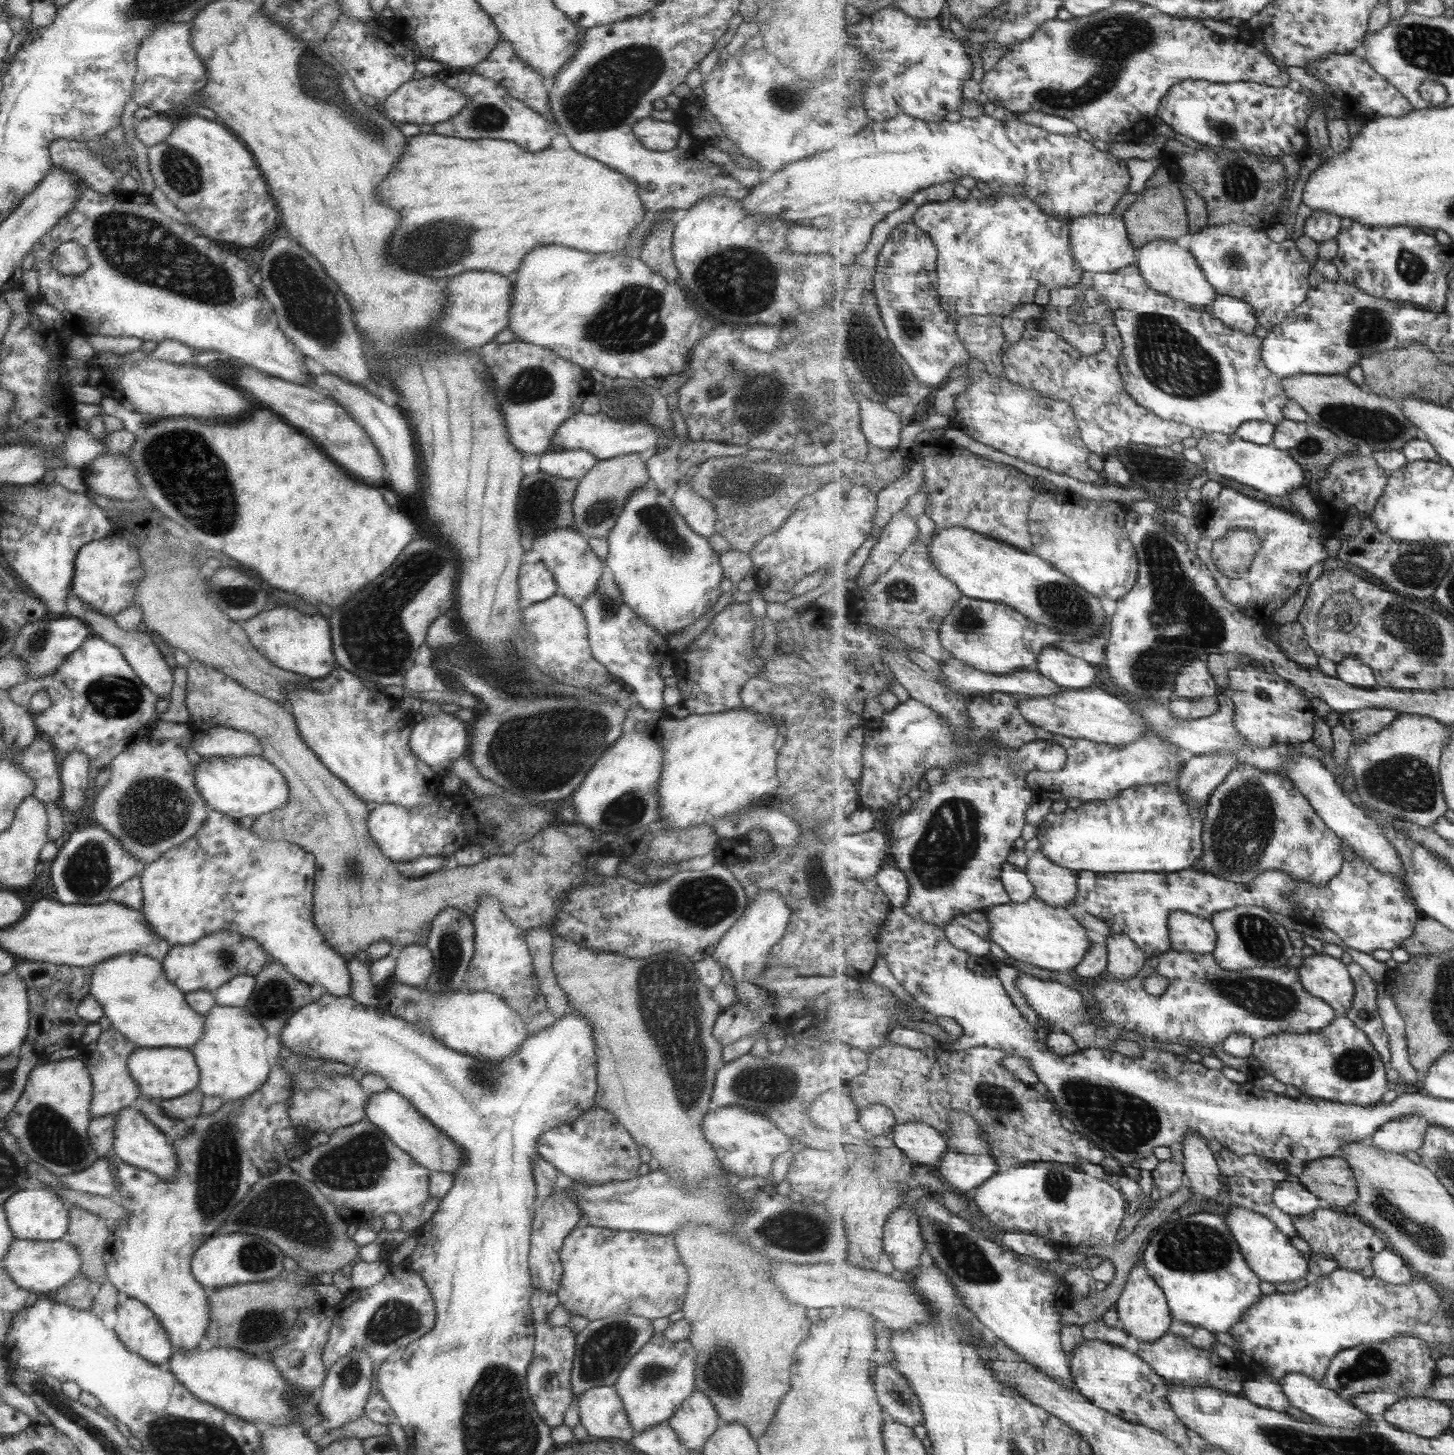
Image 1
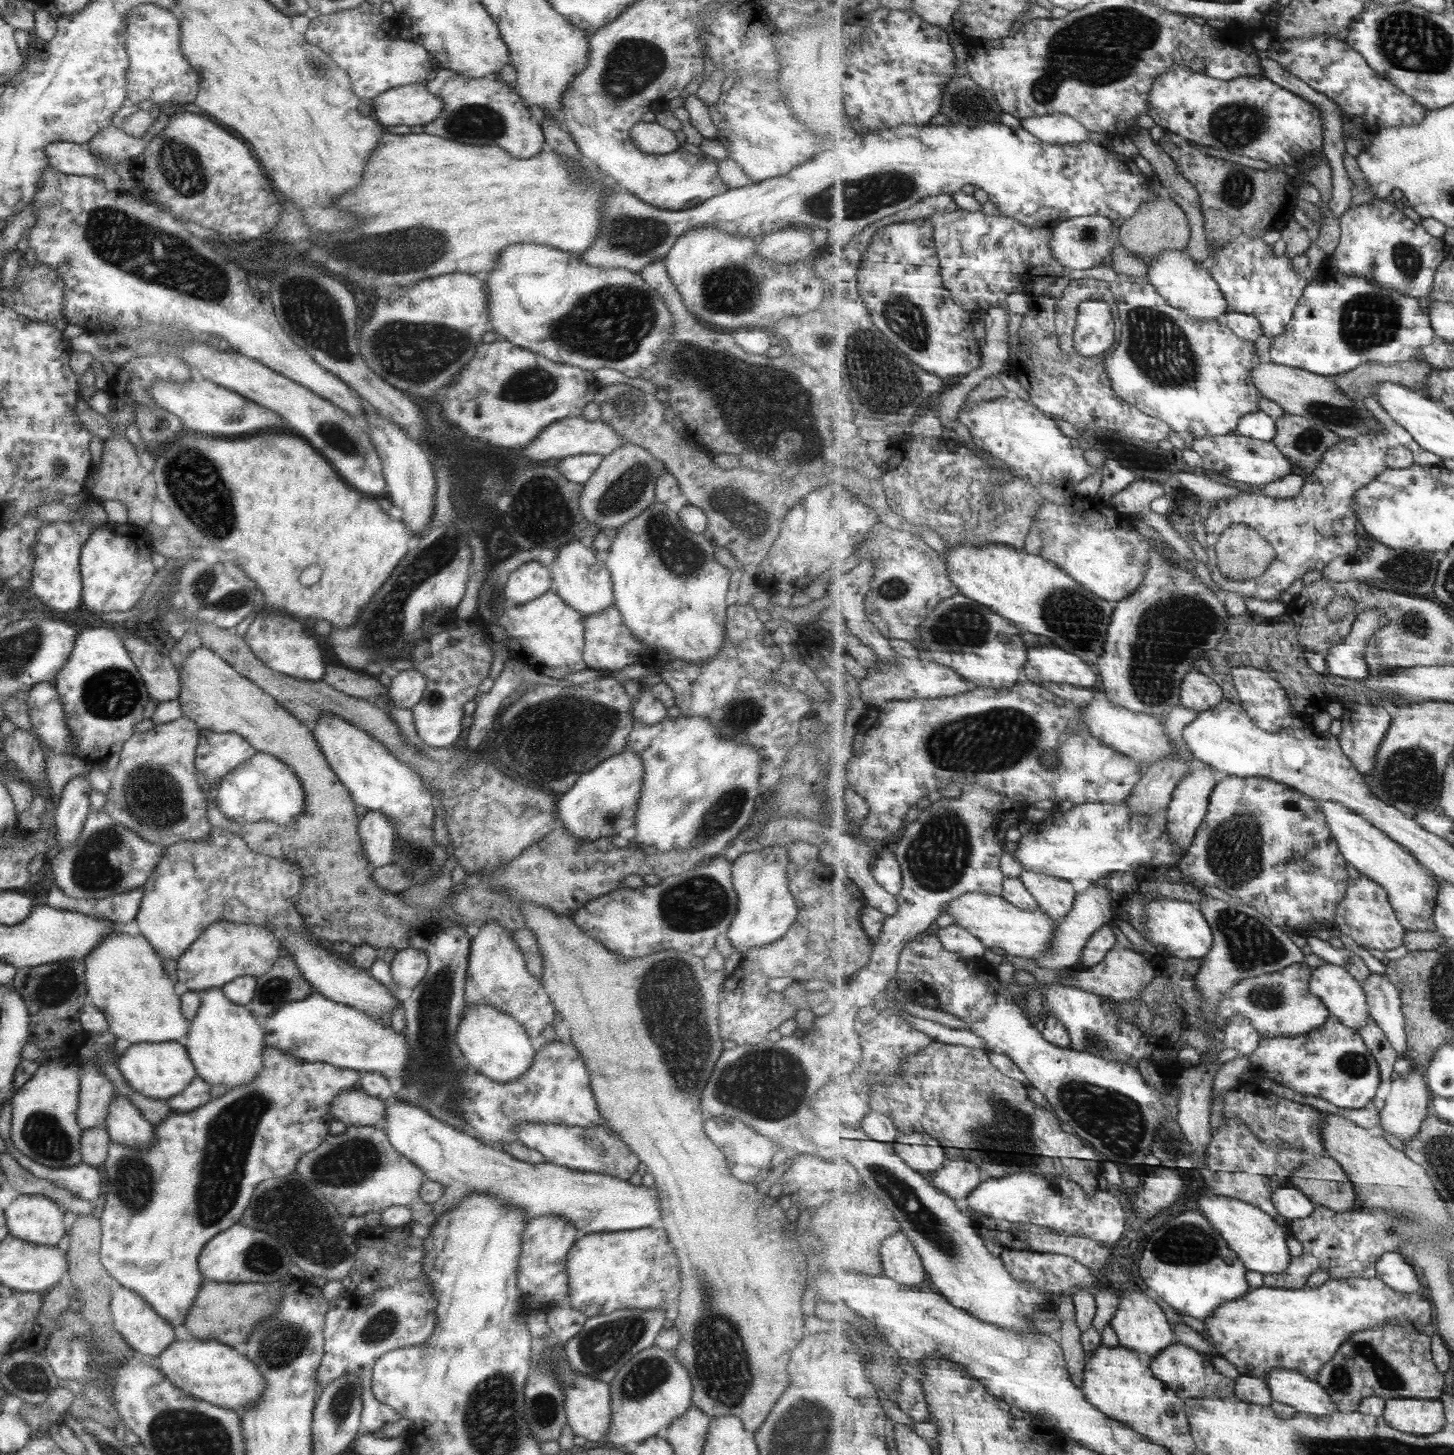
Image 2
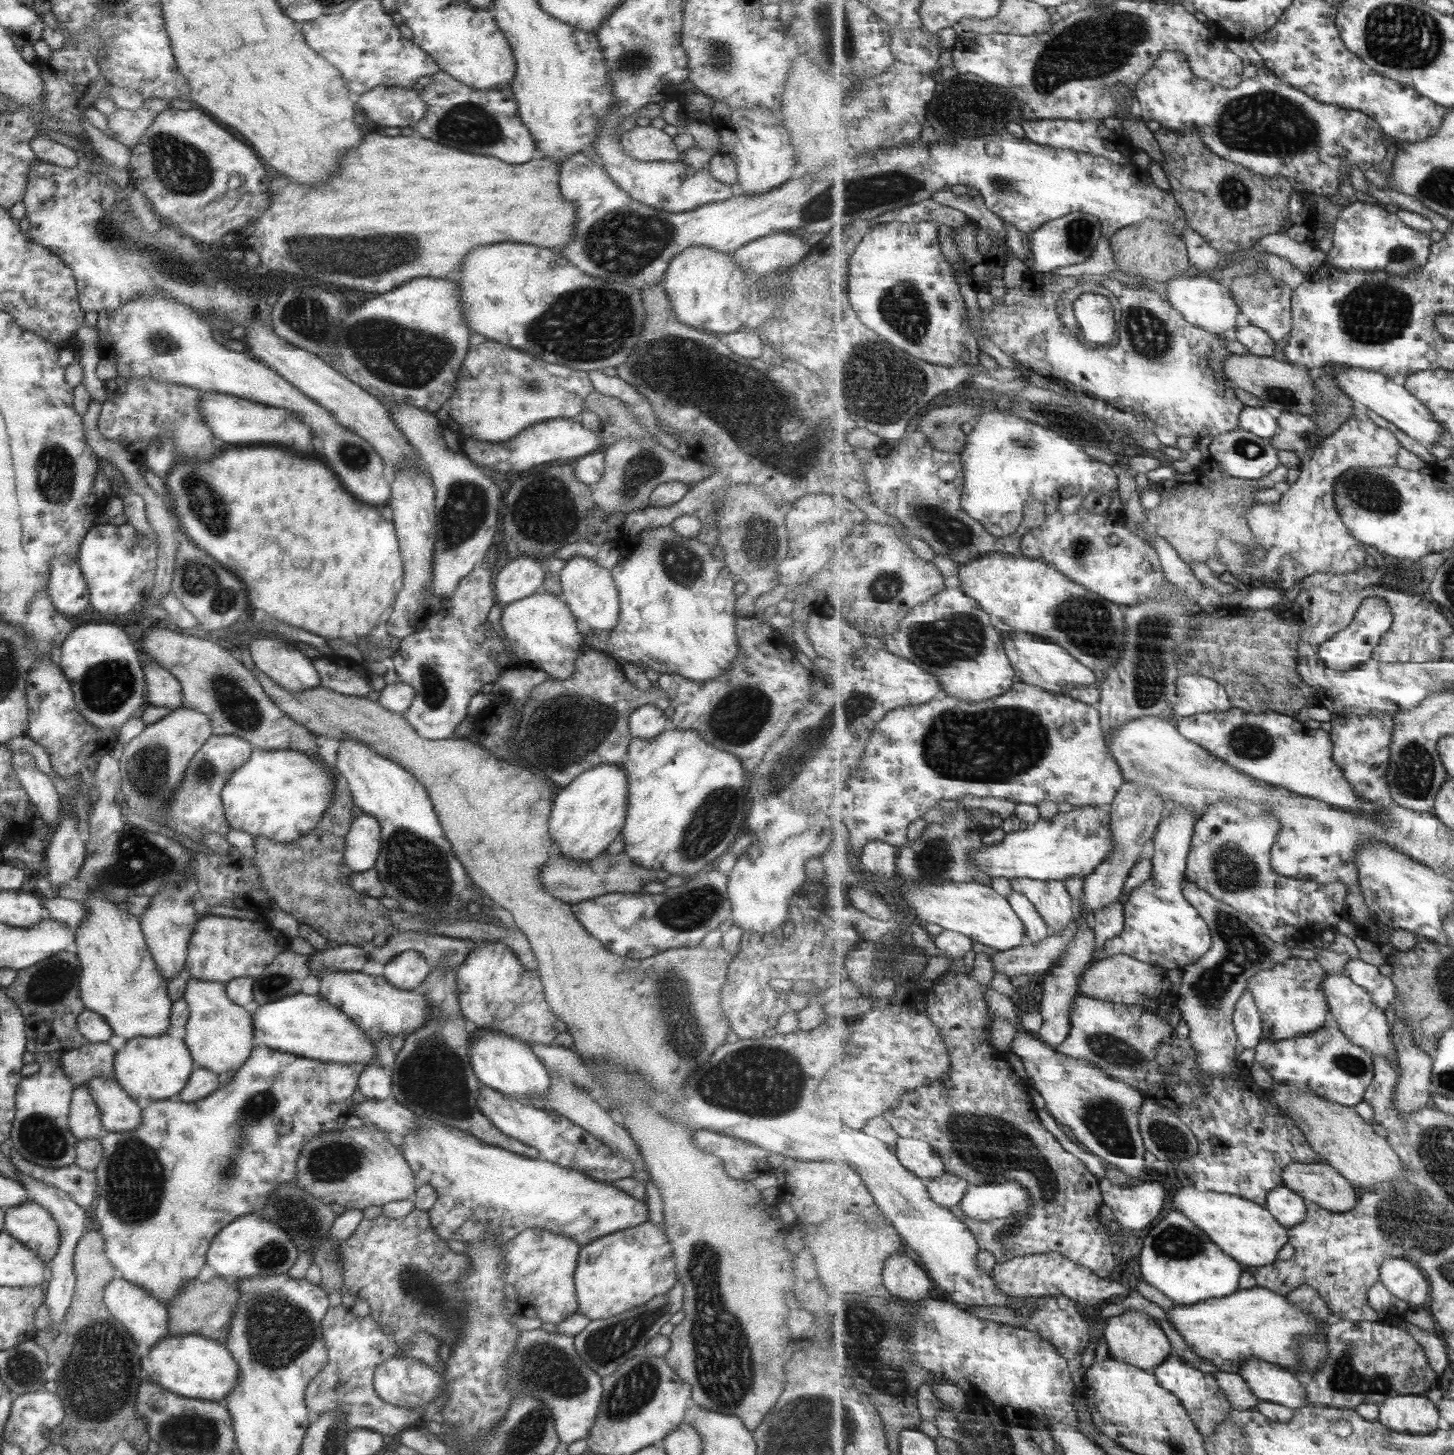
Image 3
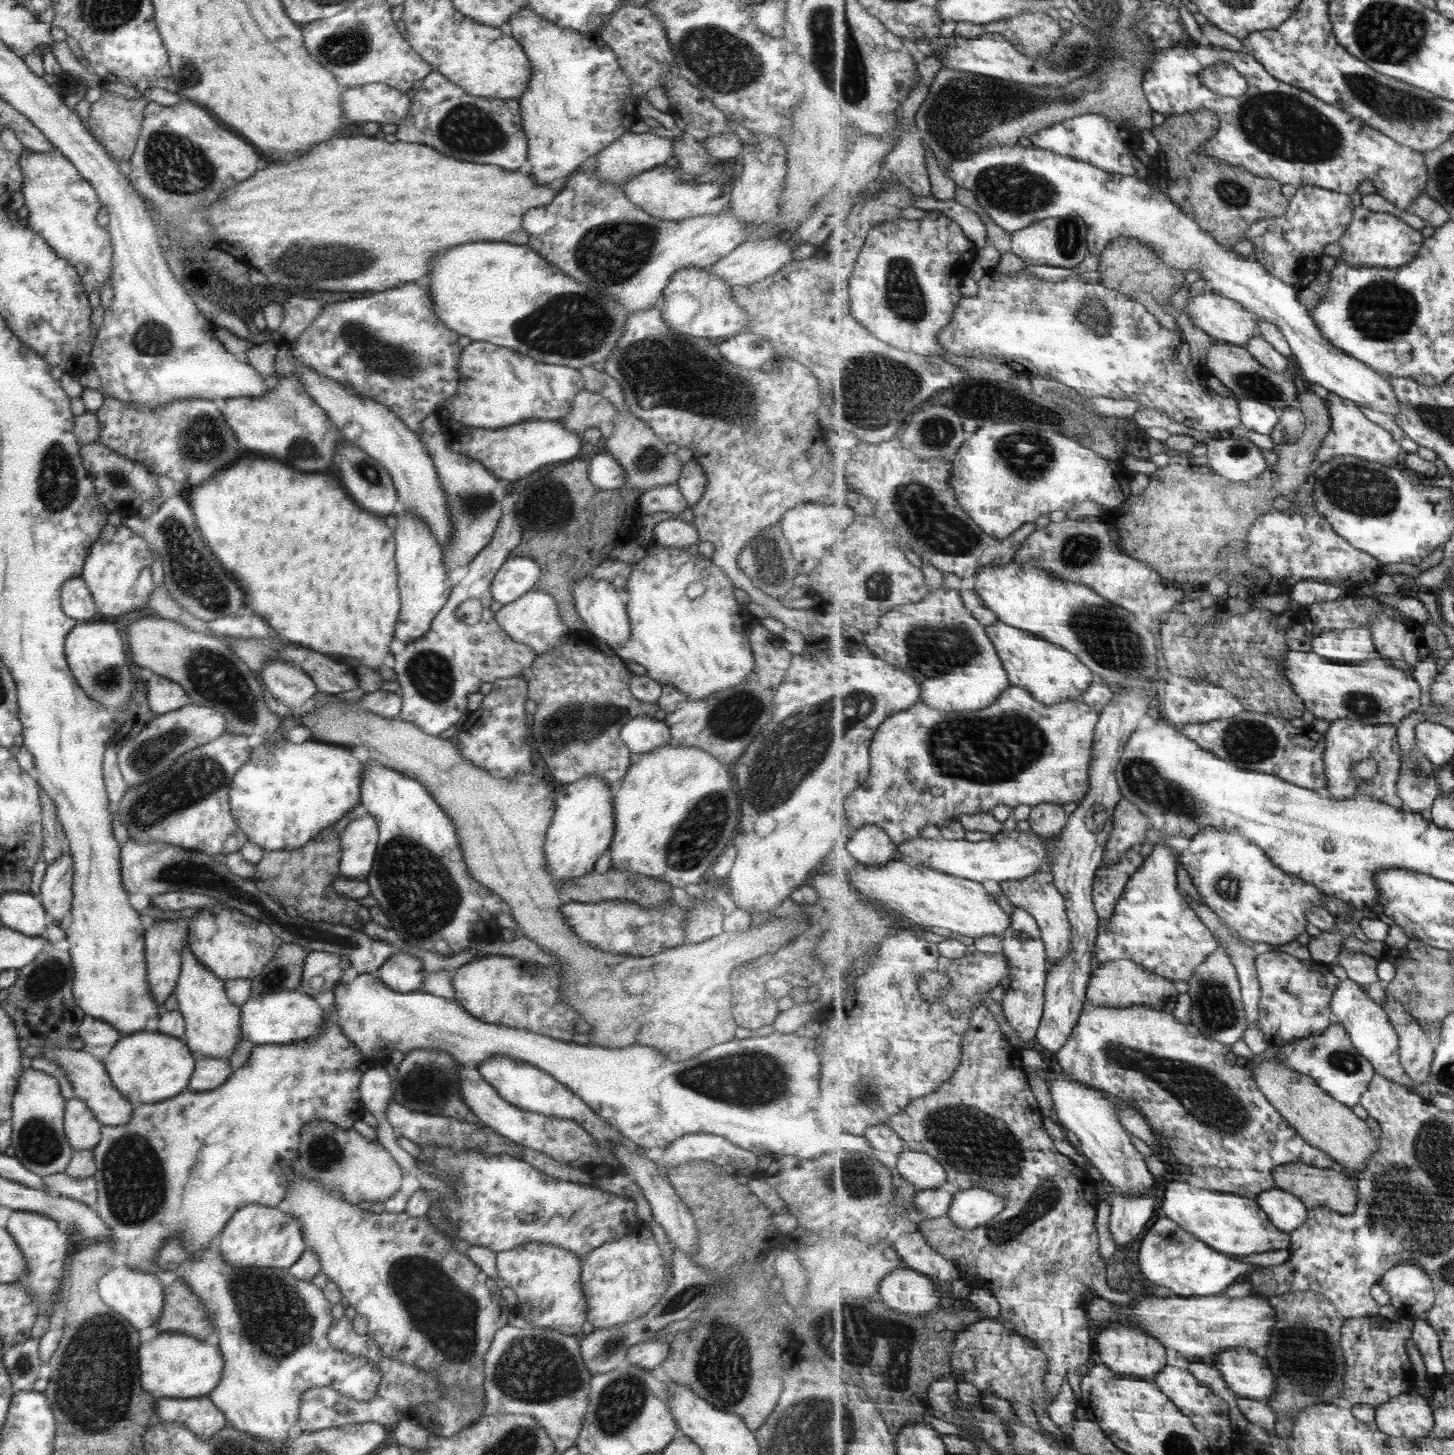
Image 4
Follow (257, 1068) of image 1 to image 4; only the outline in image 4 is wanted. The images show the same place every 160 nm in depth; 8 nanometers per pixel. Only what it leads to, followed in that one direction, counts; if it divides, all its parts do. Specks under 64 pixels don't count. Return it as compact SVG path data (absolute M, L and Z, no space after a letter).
M186 940L180 956L181 968L179 968L172 995L176 1000L177 1012L181 1013L184 1020L185 1044L194 1056L227 1059L233 1047L241 1040L241 1038L239 1039L239 1007L231 1004L226 997L224 981L213 976L211 972L207 972L193 958Z

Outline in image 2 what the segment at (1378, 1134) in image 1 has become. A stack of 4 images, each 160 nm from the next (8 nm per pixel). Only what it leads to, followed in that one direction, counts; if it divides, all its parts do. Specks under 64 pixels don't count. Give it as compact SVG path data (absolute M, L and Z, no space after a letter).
M1411 1066L1410 1070L1407 1071L1406 1073L1402 1073L1401 1075L1395 1076L1394 1079L1391 1081L1389 1095L1386 1097L1386 1105L1381 1110L1379 1110L1381 1128L1393 1134L1395 1137L1399 1138L1399 1140L1401 1140L1402 1142L1405 1142L1407 1139L1412 1139L1414 1136L1417 1136L1421 1130L1422 1124L1425 1122L1427 1114L1429 1114L1429 1102L1431 1102L1432 1099L1436 1099L1436 1098L1431 1098L1431 1097L1434 1097L1434 1096L1431 1096L1431 1094L1433 1093L1429 1088L1429 1085L1426 1079L1426 1074L1423 1074L1421 1070L1417 1070L1415 1066Z

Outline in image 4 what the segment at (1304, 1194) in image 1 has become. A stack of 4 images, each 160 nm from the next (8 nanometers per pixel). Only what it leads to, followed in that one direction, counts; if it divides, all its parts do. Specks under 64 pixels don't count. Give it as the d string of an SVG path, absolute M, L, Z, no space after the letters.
M1273 1187L1258 1196L1258 1203L1283 1232L1291 1233L1307 1222L1310 1208L1294 1193Z

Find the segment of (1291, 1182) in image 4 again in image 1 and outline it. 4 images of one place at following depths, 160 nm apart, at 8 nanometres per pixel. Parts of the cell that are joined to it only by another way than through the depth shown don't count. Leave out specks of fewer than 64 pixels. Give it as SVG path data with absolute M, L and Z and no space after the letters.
M1343 1156L1309 1162L1305 1172L1300 1174L1300 1179L1301 1184L1325 1199L1331 1207L1349 1209L1358 1199L1354 1169Z

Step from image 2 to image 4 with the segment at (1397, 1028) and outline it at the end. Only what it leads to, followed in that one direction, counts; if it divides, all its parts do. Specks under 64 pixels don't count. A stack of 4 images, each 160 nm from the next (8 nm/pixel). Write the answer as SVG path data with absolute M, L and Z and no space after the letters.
M1343 946L1340 950L1338 965L1343 967L1347 977L1359 984L1371 984L1371 982L1382 983L1377 976L1377 964L1379 960L1369 956L1369 954L1354 951Z

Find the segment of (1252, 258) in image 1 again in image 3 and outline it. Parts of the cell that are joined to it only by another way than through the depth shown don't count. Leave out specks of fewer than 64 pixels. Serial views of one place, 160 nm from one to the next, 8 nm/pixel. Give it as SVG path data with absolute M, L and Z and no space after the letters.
M1255 269L1249 275L1238 276L1229 279L1235 300L1238 301L1242 313L1245 314L1250 324L1262 328L1271 335L1273 340L1287 340L1292 331L1292 296L1294 290L1283 282L1273 278L1265 269Z

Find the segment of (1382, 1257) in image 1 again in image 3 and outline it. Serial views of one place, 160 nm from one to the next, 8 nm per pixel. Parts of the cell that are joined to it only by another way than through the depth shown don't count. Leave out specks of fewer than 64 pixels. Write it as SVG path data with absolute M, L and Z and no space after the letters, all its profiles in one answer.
M1391 1258L1382 1264L1382 1283L1390 1289L1395 1296L1406 1300L1411 1308L1421 1308L1429 1293L1431 1293L1430 1280L1409 1260Z

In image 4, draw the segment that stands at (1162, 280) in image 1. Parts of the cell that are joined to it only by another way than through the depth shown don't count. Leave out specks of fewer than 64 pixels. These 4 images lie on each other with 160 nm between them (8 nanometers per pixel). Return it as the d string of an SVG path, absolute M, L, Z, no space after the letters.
M1206 289L1203 295L1187 298L1186 314L1193 320L1195 326L1207 335L1236 346L1247 347L1255 336L1260 334L1258 316L1248 311L1243 304L1235 302L1225 296L1217 296Z

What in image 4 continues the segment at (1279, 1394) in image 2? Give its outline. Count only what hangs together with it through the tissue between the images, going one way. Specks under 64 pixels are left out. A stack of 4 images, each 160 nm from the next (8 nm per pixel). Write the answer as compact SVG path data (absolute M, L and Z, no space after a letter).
M1231 1348L1215 1355L1214 1359L1217 1364L1214 1368L1221 1371L1229 1388L1239 1397L1265 1402L1274 1398L1274 1394L1278 1391L1279 1378L1271 1372L1271 1366L1264 1356L1259 1356L1249 1348Z

